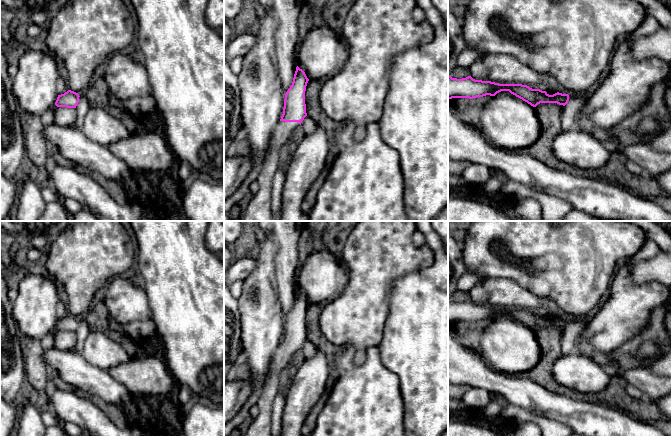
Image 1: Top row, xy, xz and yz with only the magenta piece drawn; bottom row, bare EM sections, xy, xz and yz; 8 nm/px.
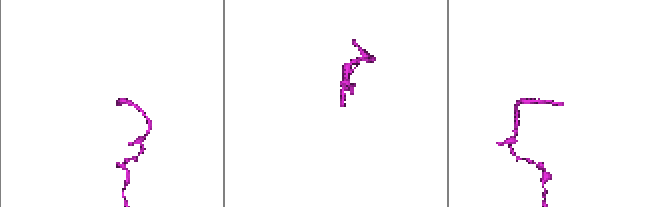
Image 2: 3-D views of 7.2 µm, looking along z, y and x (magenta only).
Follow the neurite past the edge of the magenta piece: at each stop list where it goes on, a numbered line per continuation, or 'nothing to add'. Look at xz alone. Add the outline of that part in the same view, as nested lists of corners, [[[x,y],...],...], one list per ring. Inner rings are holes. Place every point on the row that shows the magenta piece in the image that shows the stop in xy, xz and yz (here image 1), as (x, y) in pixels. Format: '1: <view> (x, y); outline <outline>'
1: xz (259, 208); outline [[[279,121],[275,125],[270,147],[257,178],[259,189],[252,196],[240,221],[273,221],[271,193],[273,177],[279,165],[279,151],[284,144],[289,143],[293,131],[298,127],[300,127],[299,122]]]

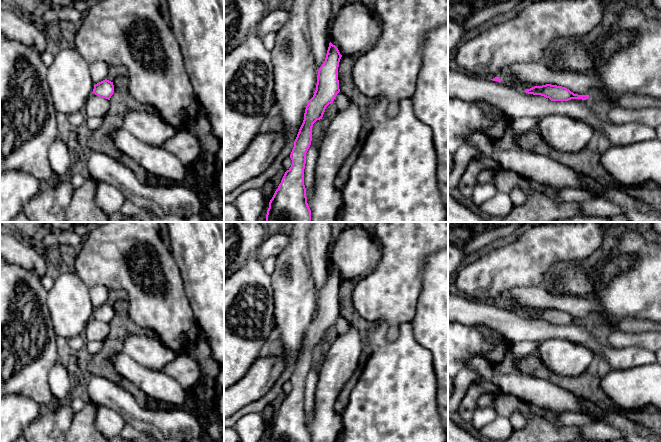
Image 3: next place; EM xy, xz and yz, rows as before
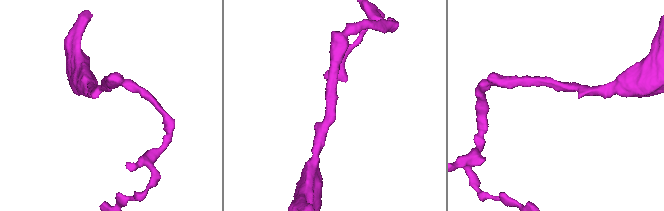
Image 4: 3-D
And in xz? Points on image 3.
nothing to add

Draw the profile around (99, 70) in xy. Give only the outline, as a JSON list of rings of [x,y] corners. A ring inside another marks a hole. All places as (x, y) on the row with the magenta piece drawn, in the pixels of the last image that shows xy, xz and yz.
[[[103,61],[90,64],[90,75],[94,85],[107,79],[109,68],[110,66]]]

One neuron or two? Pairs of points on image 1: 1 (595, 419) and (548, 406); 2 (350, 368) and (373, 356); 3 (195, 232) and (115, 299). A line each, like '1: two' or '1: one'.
1: one
2: one
3: two

